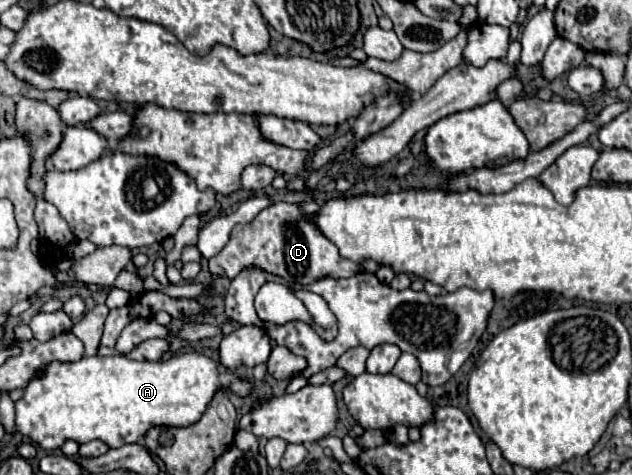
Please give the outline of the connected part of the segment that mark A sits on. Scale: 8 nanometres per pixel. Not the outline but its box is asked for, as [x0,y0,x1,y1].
[16,353,250,451]

